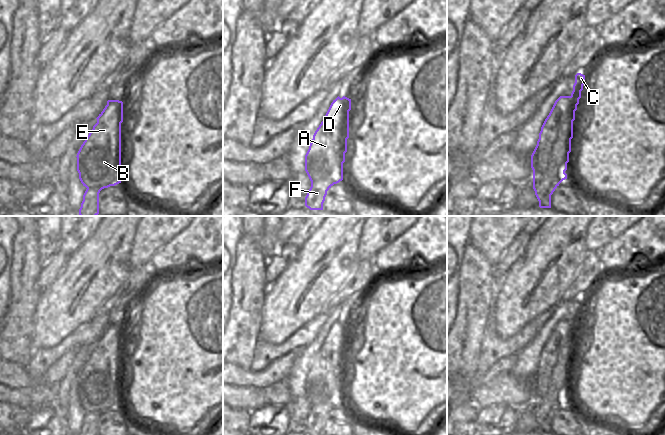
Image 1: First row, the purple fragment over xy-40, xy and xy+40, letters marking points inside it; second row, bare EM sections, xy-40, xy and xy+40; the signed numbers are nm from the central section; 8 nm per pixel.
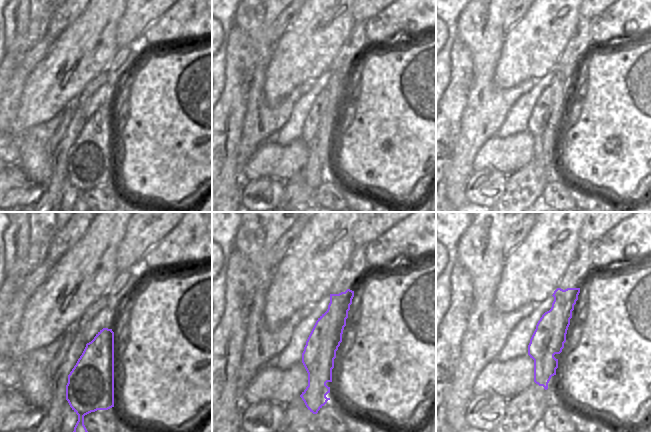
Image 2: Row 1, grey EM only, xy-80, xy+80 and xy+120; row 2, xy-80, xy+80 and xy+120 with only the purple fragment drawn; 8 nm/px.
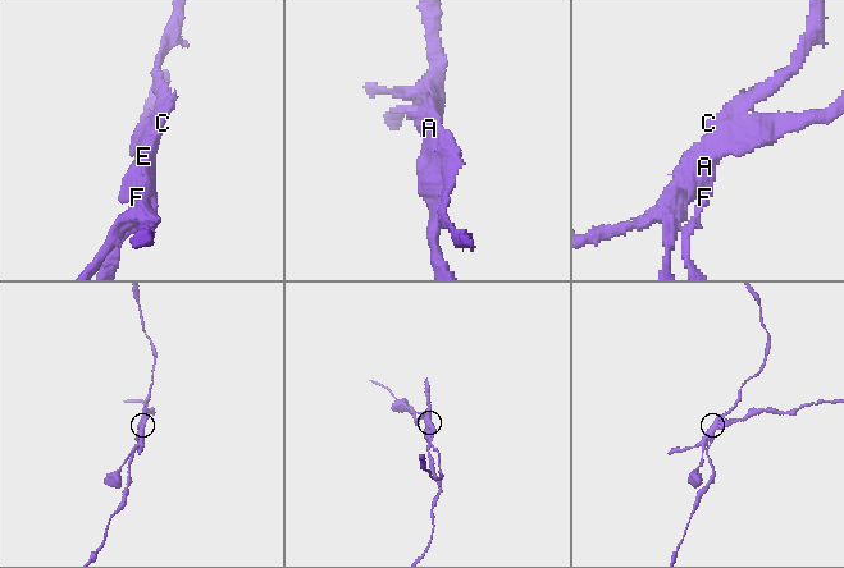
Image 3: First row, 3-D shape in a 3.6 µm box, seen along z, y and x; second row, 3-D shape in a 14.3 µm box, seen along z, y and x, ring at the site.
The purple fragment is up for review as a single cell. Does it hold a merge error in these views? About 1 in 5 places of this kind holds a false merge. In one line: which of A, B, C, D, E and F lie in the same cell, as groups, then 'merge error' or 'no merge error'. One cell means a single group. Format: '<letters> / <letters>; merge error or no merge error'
A B D E / C F; merge error

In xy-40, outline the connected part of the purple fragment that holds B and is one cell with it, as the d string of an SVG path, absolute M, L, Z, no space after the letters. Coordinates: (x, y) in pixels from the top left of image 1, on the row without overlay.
M108 324L103 335L96 342L97 347L77 377L79 403L86 412L102 414L121 407L121 347L123 326Z

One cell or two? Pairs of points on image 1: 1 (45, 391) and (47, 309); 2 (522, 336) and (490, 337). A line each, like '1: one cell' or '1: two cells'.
1: two cells
2: one cell

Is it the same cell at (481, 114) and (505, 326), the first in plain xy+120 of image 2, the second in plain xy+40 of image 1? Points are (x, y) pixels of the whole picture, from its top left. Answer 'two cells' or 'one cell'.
two cells

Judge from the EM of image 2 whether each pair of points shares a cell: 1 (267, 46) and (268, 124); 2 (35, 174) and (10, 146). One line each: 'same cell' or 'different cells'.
1: same cell
2: different cells

